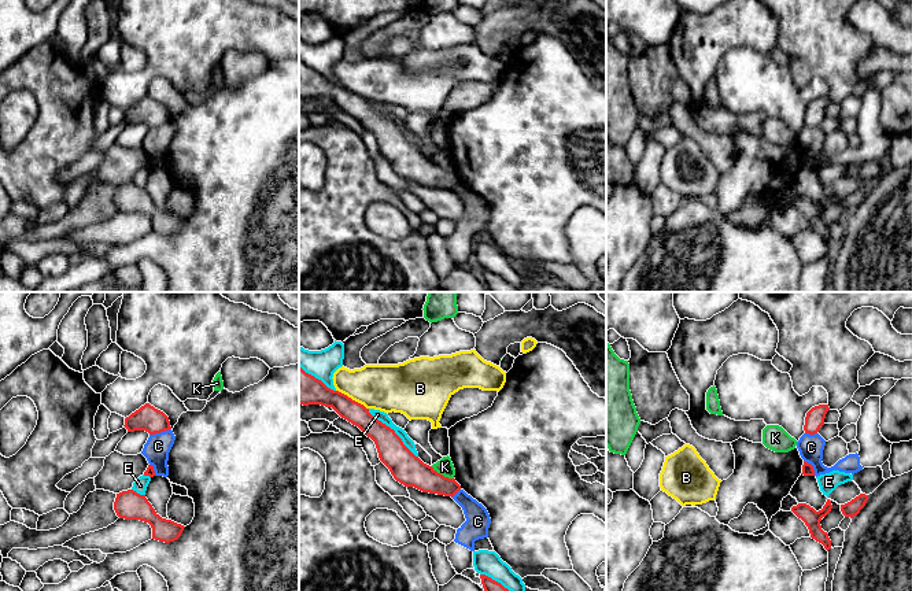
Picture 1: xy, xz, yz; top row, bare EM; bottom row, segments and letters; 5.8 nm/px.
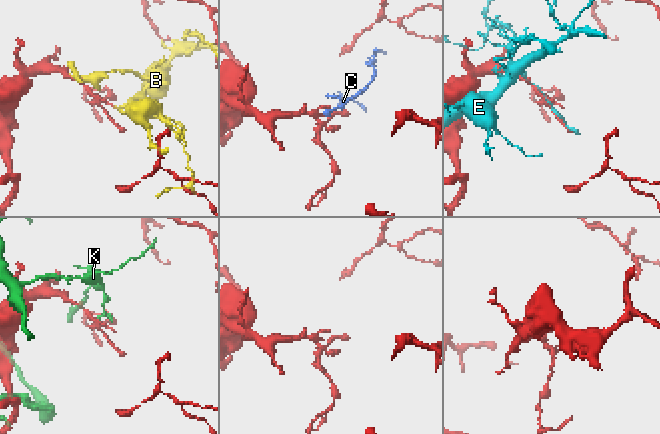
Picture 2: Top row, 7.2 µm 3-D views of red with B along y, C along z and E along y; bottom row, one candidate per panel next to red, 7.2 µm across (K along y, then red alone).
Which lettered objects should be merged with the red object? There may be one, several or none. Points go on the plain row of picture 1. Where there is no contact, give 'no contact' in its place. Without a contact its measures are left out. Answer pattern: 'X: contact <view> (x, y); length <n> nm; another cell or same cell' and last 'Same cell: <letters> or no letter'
B: contact xz (351, 92); length 220 nm; another cell
C: contact xy (159, 125); length 130 nm; another cell
E: contact xz (394, 124); length 400 nm; another cell
K: contact xz (442, 167); length 150 nm; another cell
Same cell: no letter

